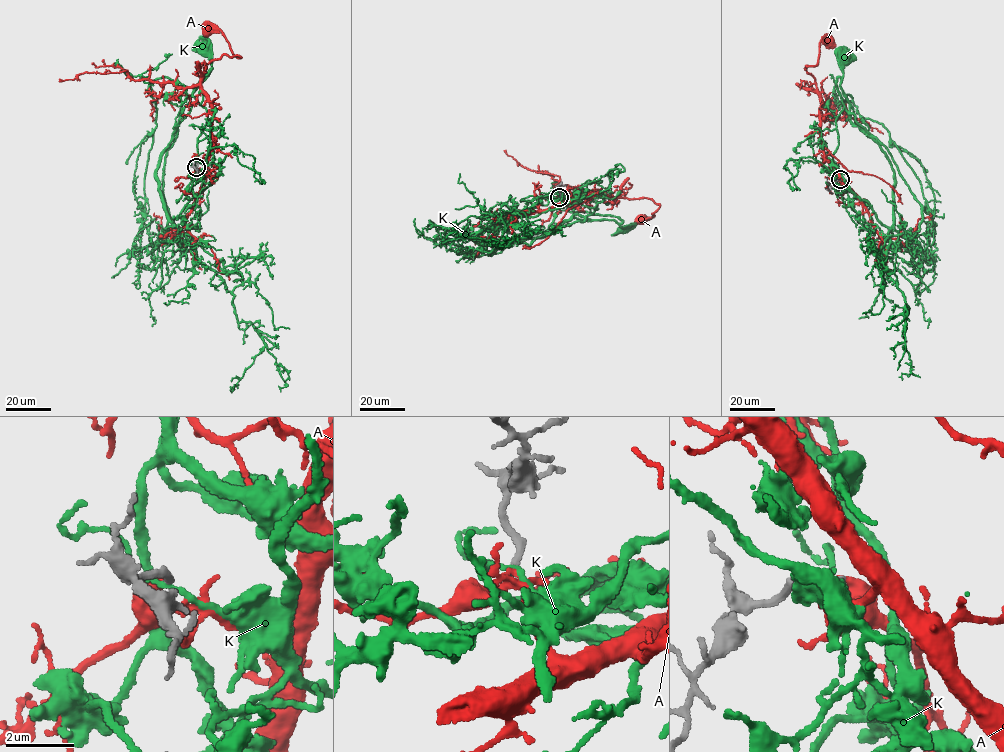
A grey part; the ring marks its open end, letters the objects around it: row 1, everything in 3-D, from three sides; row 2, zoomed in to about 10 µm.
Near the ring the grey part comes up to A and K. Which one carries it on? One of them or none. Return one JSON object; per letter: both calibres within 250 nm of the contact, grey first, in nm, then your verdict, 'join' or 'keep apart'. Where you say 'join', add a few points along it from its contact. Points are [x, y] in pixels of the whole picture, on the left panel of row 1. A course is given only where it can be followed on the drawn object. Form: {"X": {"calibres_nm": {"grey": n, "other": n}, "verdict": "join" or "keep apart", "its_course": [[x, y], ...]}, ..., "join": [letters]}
{"A": {"calibres_nm": {"grey": 190, "other": 360}, "verdict": "keep apart"}, "K": {"calibres_nm": {"grey": 260, "other": 130}, "verdict": "keep apart"}, "join": []}

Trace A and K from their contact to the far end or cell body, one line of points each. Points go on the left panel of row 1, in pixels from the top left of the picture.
A: (196, 167), (204, 169), (213, 143), (204, 68), (223, 55), (241, 56), (219, 29), (206, 28)
K: (197, 168), (201, 177), (195, 161), (207, 111), (192, 92), (212, 69), (209, 55), (202, 49)

